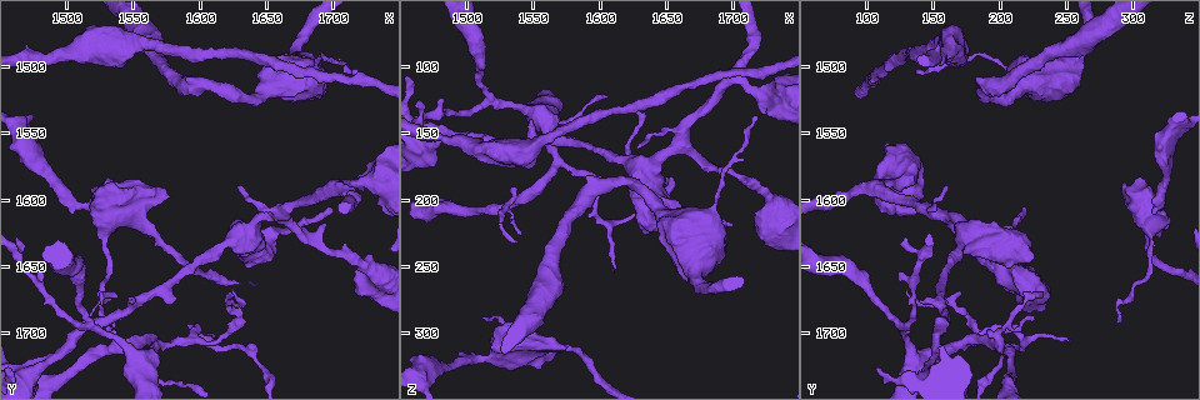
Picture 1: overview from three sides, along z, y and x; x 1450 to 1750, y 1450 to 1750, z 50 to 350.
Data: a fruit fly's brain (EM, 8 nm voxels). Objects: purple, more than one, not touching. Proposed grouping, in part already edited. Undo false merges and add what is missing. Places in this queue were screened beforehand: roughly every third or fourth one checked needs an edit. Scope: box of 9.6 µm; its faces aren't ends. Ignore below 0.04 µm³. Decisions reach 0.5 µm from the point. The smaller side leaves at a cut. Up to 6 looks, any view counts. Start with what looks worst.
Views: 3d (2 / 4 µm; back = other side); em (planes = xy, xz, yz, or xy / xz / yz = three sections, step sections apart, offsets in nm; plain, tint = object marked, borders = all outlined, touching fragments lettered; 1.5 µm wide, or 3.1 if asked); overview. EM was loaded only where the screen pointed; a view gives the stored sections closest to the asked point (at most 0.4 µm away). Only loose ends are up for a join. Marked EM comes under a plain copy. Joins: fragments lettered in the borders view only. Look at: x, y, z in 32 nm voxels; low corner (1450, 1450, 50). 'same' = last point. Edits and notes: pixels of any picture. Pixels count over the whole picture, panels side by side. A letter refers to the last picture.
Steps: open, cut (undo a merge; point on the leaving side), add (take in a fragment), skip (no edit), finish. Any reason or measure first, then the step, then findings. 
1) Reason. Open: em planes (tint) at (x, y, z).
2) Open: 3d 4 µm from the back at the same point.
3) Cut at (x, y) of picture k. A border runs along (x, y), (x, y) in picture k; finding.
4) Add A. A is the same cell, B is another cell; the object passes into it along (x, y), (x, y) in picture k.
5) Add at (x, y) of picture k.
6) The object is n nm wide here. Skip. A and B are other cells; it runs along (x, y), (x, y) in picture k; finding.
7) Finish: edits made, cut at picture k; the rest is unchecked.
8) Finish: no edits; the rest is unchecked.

Branch stops here. Open: em planes (borders) at (1720, 1506, 140).

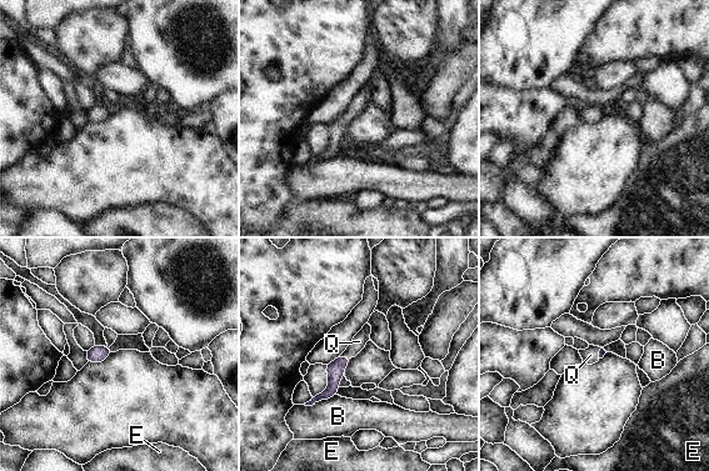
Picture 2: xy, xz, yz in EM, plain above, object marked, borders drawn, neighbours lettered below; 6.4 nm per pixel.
The longest contact is with B, 220 nm. Add Q. Q is the same cell, B and E are other cells; the object passes into it along (335, 370), (345, 356), (359, 341) in picture 2; it goes on there.

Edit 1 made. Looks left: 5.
Open: overview.

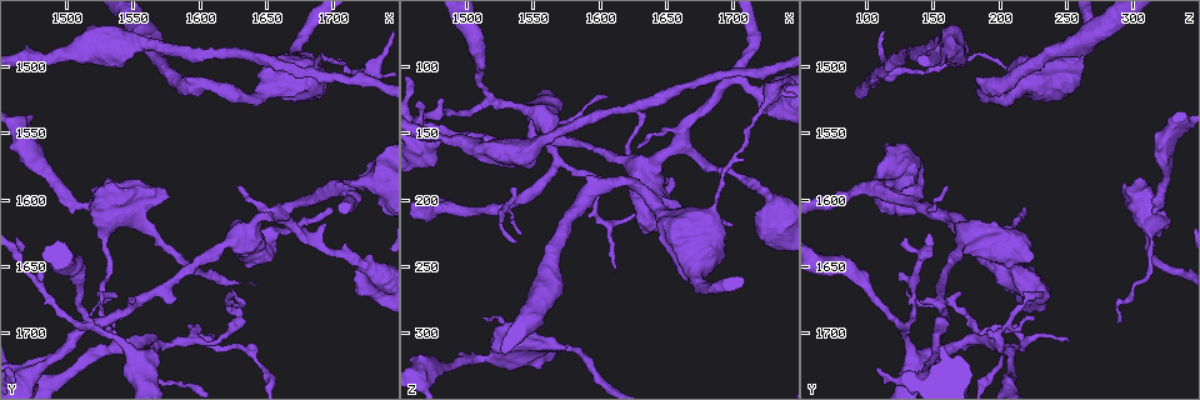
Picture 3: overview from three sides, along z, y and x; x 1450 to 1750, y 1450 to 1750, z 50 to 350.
Thin end. Open: em xz step 8 (tint) at (1700, 1608, 220).

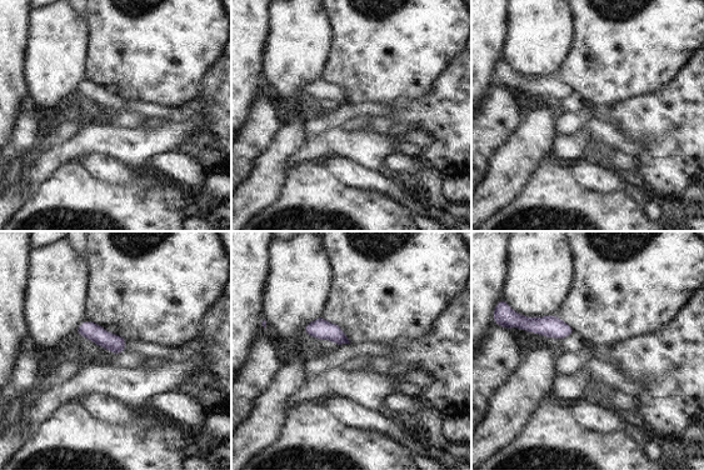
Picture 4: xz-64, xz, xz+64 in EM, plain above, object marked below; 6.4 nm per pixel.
Another direction. Open: em planes (borders) at the same point.

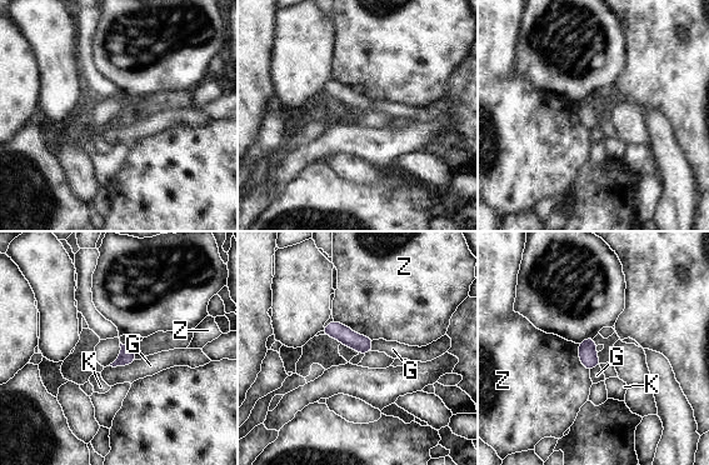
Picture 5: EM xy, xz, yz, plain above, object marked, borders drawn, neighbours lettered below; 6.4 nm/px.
The longest contact is with Z, 280 nm. Skip. G, K and Z are other cells; a border runs along (135, 360), (126, 365), (109, 366) in picture 5; no lettered fragment goes on from it.

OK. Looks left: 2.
Thick end. Open: em planes (borders) at (1630, 1638, 218).

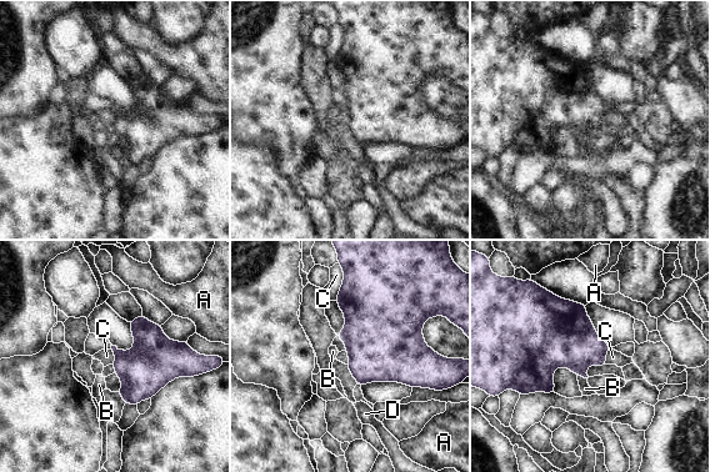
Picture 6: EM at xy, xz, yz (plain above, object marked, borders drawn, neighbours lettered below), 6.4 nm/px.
Skip. A, B, C and D are other cells; none of them fits.

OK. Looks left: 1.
Finish: edits made, add at picture 2; the rest is unchecked.

